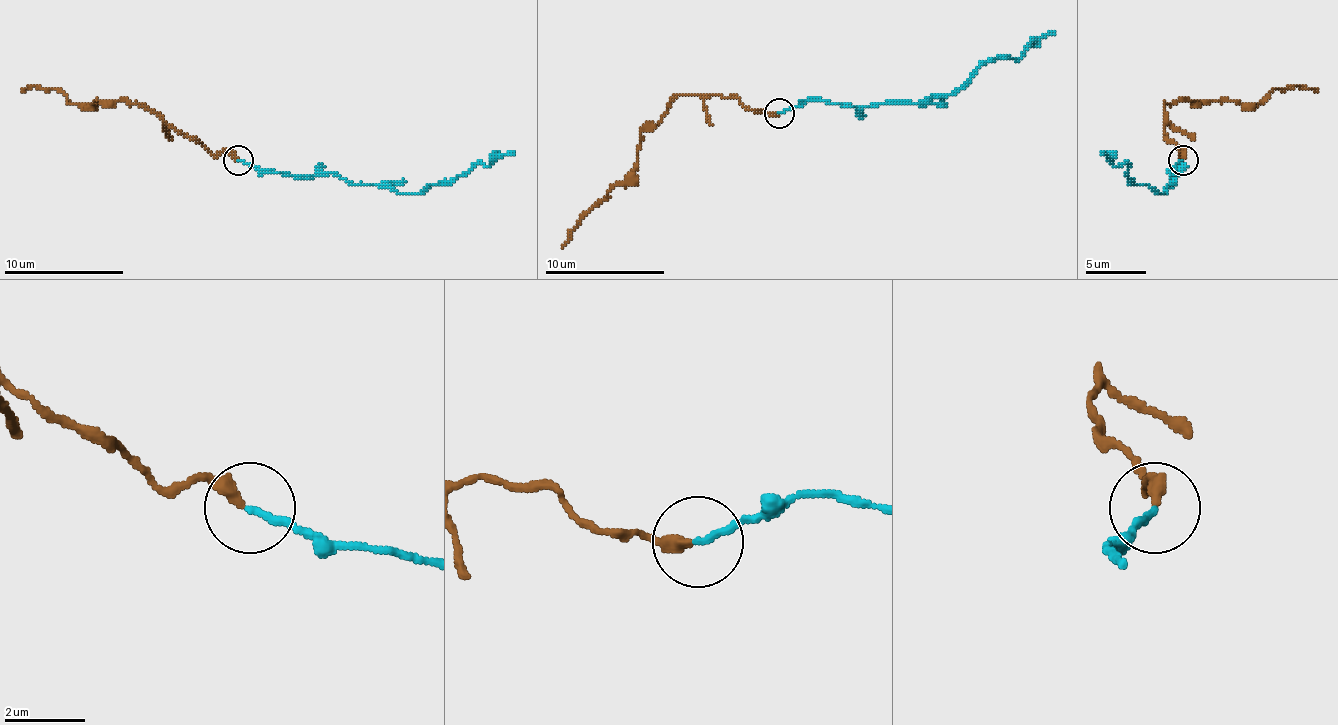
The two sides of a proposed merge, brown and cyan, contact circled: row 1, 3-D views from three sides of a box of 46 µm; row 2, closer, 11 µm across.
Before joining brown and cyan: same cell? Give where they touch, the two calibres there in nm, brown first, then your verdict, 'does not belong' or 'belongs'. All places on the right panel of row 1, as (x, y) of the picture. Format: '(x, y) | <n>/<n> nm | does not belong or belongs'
(1183, 160) | 320/180 nm | belongs

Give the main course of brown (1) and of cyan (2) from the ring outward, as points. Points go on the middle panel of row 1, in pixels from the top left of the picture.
1: (778, 112), (754, 112), (736, 97), (679, 94), (667, 112), (640, 130), (634, 173), (610, 188), (562, 248)
2: (778, 112), (808, 100), (877, 106), (925, 103), (952, 94), (988, 61), (1019, 58), (1055, 31)

